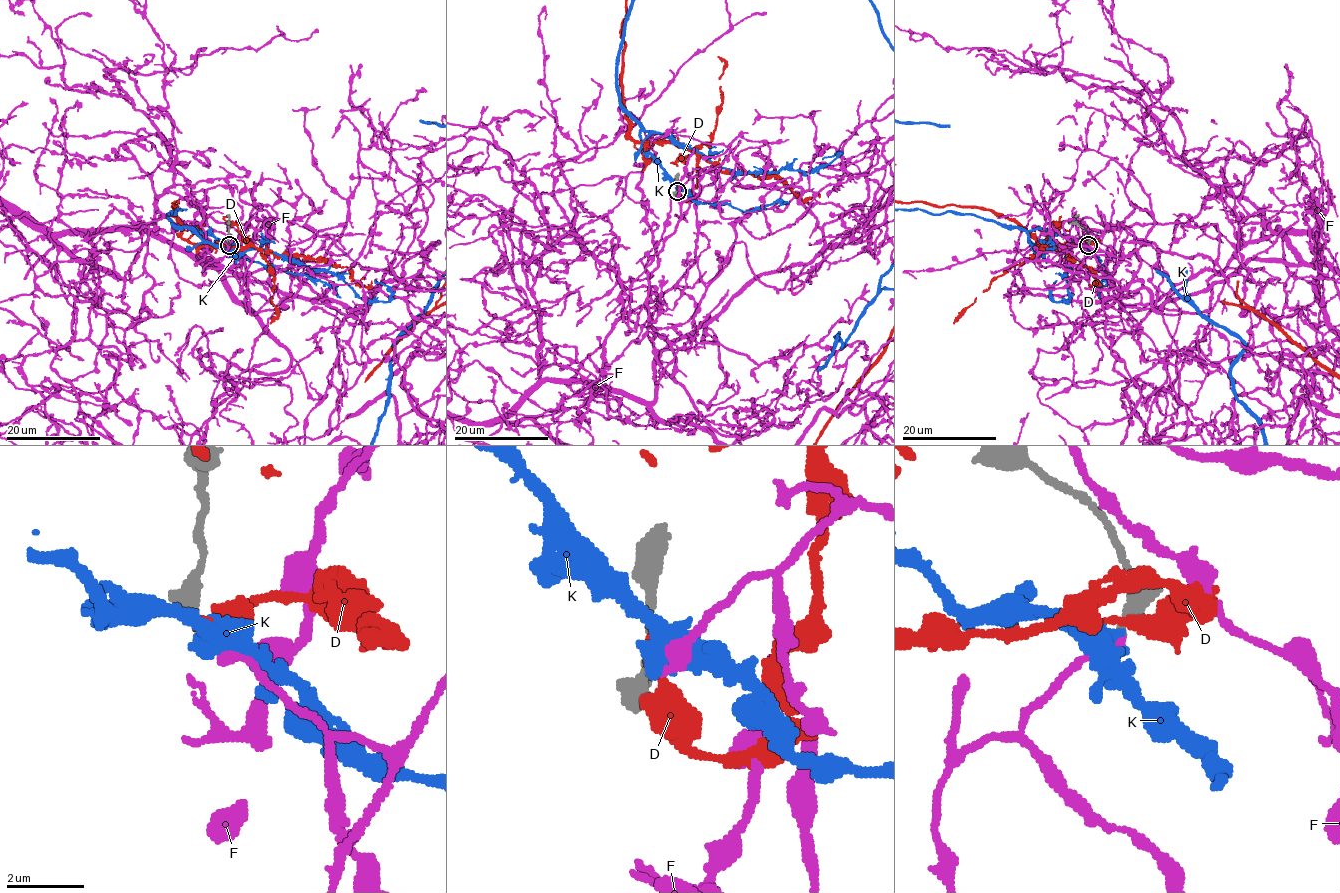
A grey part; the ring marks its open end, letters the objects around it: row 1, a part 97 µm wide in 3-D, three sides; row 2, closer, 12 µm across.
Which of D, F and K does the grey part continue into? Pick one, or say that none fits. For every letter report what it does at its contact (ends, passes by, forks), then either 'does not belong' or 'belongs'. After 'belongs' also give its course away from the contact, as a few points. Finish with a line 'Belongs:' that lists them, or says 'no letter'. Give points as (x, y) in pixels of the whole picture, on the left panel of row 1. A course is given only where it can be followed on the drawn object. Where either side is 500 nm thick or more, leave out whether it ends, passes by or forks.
D: it ends there; does not belong
F: it ends there; belongs
K: does not belong
Belongs: F

